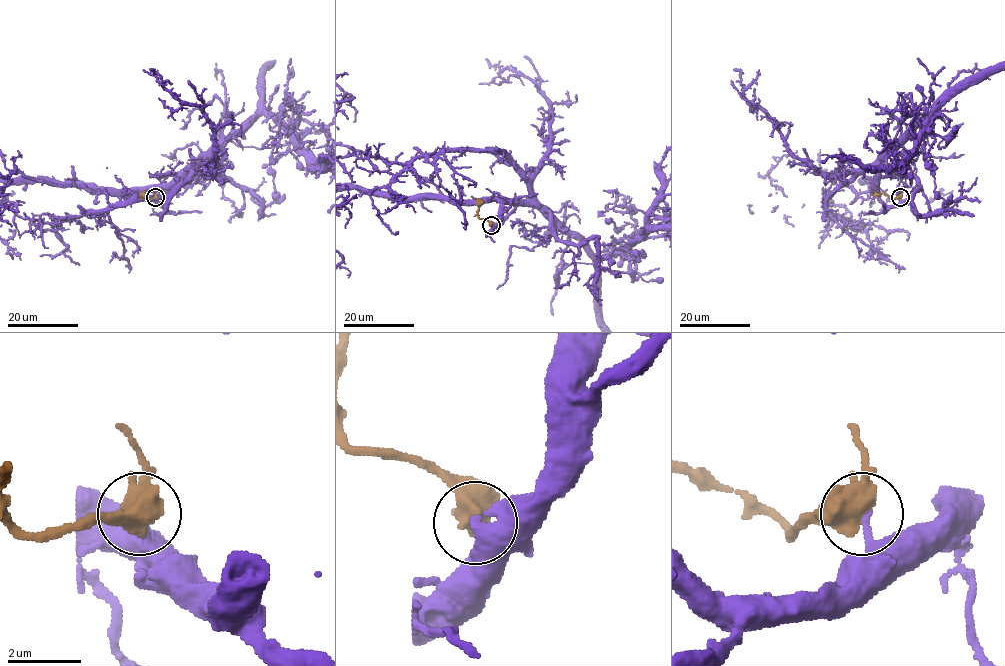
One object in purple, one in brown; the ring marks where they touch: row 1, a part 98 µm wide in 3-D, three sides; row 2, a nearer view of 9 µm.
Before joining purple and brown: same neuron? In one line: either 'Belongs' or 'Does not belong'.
Does not belong

